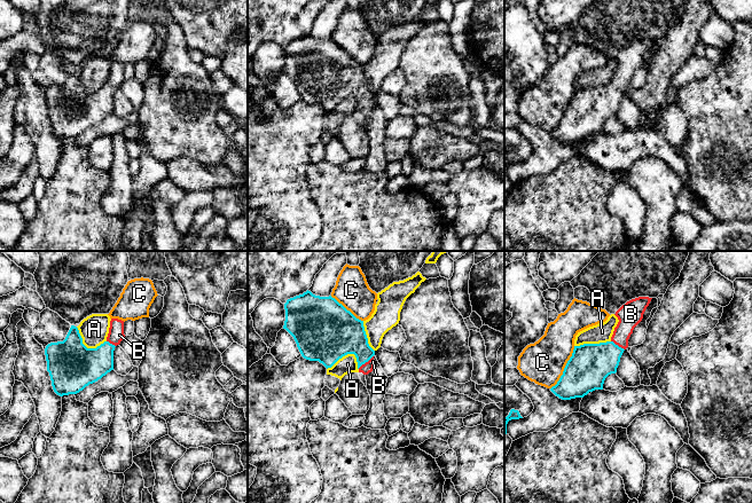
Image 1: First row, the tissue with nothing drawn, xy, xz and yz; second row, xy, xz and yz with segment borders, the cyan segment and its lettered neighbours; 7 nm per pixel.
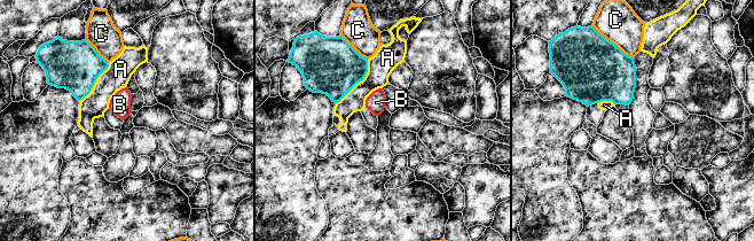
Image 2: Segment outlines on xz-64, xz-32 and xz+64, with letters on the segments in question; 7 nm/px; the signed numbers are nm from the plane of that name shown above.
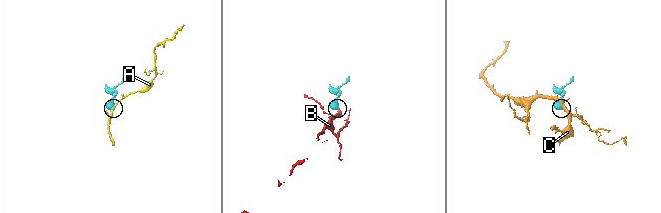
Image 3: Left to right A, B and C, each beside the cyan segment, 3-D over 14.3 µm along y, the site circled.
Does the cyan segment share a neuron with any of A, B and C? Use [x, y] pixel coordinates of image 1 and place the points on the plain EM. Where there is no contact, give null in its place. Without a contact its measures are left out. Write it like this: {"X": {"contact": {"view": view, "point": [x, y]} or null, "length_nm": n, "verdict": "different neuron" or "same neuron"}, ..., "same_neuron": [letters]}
{"A": {"contact": {"view": "xz", "point": [342, 100]}, "length_nm": 240, "verdict": "different neuron"}, "B": {"contact": {"view": "xz", "point": [365, 105]}, "length_nm": 140, "verdict": "same neuron"}, "C": {"contact": {"view": "yz", "point": [564, 111]}, "length_nm": 340, "verdict": "different neuron"}, "same_neuron": ["B"]}

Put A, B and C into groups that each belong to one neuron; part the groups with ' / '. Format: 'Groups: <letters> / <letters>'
Groups: A / B / C

